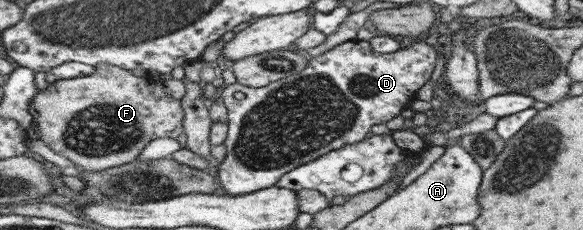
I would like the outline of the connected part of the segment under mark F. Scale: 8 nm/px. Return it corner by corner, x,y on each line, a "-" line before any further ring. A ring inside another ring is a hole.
102,64
94,74
75,79
56,80
47,90
39,91
30,105
30,115
39,127
41,141
58,155
72,161
78,169
98,172
120,167
139,159
146,146
155,139
176,138
185,133
185,111
179,99
165,92
164,83
144,73

